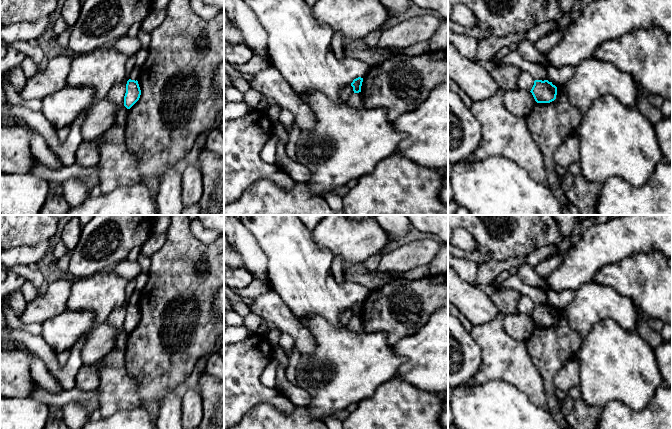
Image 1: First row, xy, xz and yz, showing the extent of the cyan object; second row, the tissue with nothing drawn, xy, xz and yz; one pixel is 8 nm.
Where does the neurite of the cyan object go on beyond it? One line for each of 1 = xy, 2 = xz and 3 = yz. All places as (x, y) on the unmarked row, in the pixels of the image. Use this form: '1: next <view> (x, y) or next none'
1: next none
2: next none
3: next none

